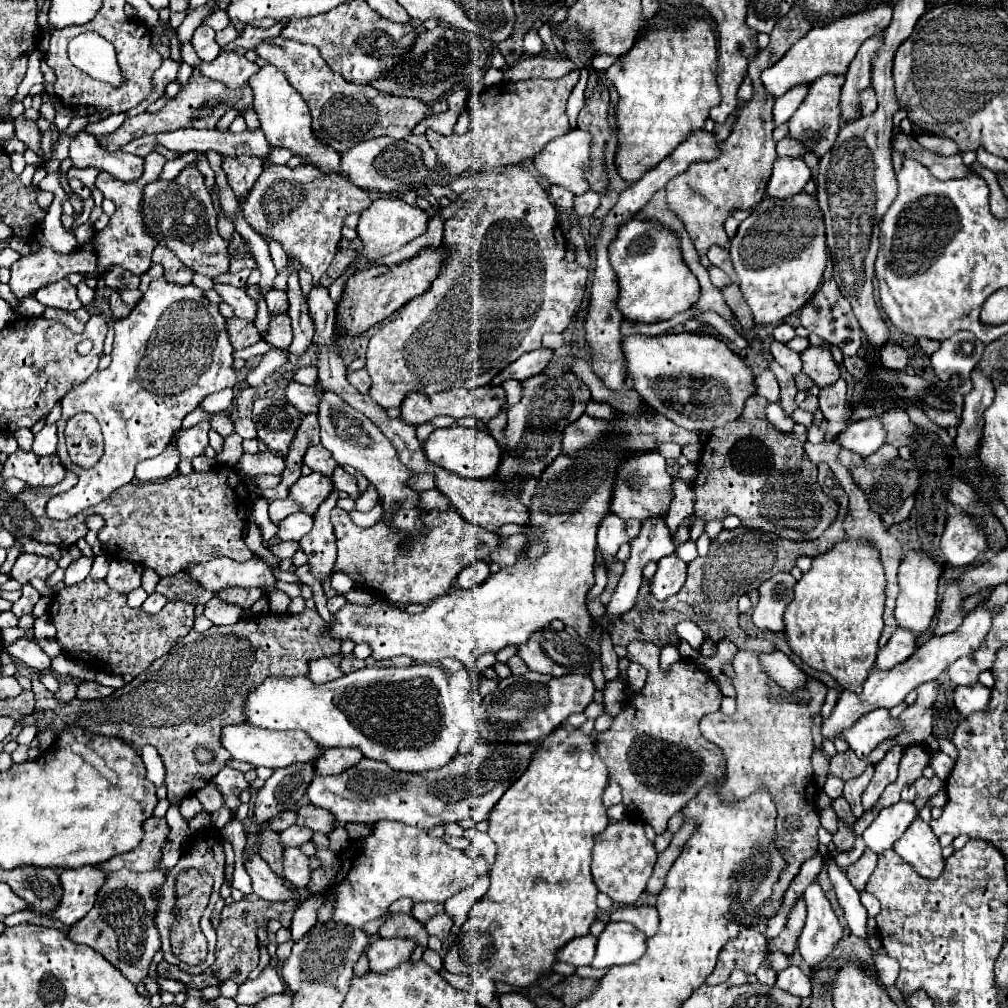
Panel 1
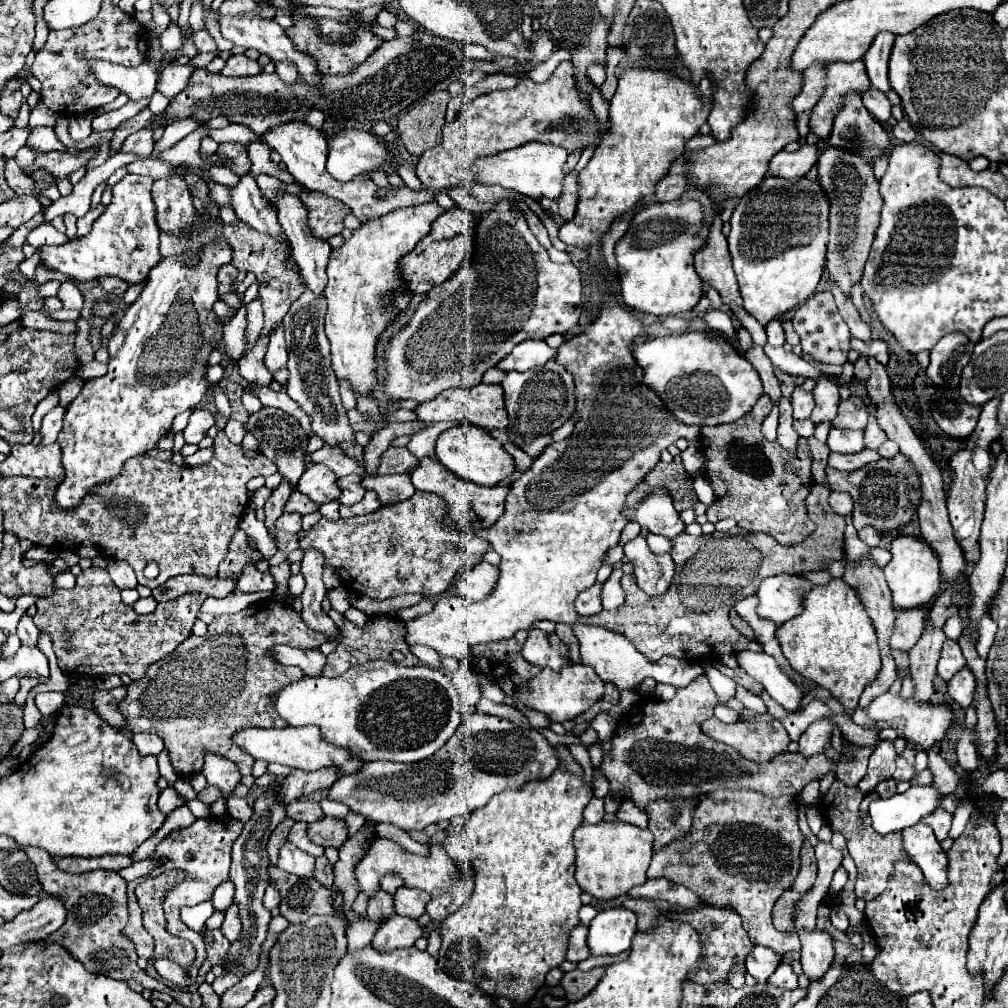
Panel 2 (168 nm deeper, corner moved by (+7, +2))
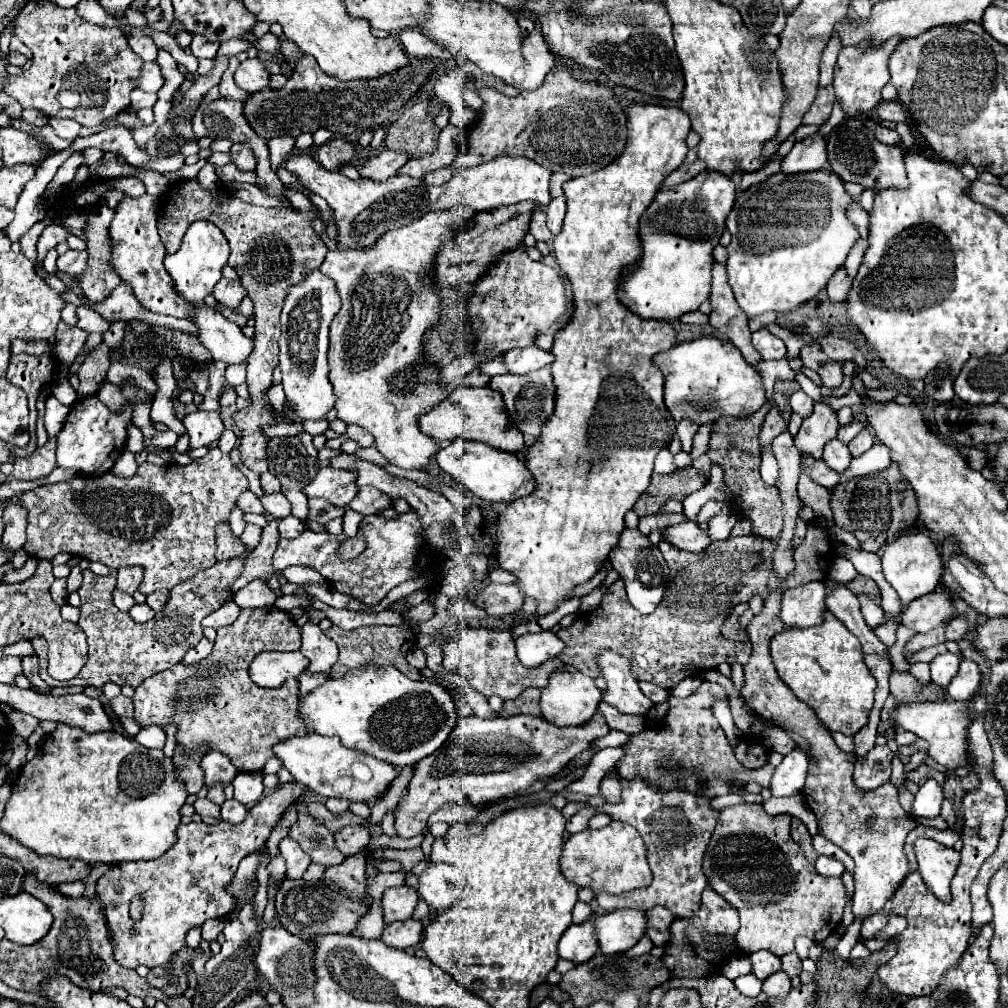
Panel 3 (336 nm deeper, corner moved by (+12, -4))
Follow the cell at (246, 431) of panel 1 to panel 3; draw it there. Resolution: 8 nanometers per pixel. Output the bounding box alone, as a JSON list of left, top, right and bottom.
[218,430,236,452]

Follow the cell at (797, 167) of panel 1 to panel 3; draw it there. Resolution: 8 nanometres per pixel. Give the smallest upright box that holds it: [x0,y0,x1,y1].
[782,134,828,174]

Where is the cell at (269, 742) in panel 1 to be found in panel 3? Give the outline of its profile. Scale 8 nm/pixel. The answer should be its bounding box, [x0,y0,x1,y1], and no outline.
[274,734,398,804]

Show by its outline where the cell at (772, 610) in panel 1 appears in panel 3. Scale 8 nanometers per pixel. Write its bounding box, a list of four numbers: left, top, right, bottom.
[780,582,826,628]

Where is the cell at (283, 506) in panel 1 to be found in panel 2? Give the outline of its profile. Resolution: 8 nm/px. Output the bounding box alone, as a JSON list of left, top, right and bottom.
[285,490,319,514]

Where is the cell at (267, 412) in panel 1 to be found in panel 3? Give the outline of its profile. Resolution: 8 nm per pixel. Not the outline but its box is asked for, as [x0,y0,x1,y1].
[268,436,316,522]

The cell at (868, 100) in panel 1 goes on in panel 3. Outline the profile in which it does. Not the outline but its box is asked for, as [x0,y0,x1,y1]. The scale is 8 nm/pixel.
[876,102,906,124]

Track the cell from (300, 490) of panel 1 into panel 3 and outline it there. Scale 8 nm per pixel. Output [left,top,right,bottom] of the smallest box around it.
[304,468,358,506]

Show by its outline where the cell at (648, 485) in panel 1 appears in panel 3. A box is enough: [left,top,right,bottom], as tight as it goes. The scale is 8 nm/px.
[662,520,712,554]

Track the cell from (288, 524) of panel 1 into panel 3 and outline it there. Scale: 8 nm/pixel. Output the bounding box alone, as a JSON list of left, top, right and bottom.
[280,516,306,538]

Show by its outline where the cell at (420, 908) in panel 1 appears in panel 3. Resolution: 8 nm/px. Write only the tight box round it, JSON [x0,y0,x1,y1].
[382,886,418,924]

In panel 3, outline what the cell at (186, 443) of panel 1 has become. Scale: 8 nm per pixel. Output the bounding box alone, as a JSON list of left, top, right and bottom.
[184,412,224,448]

